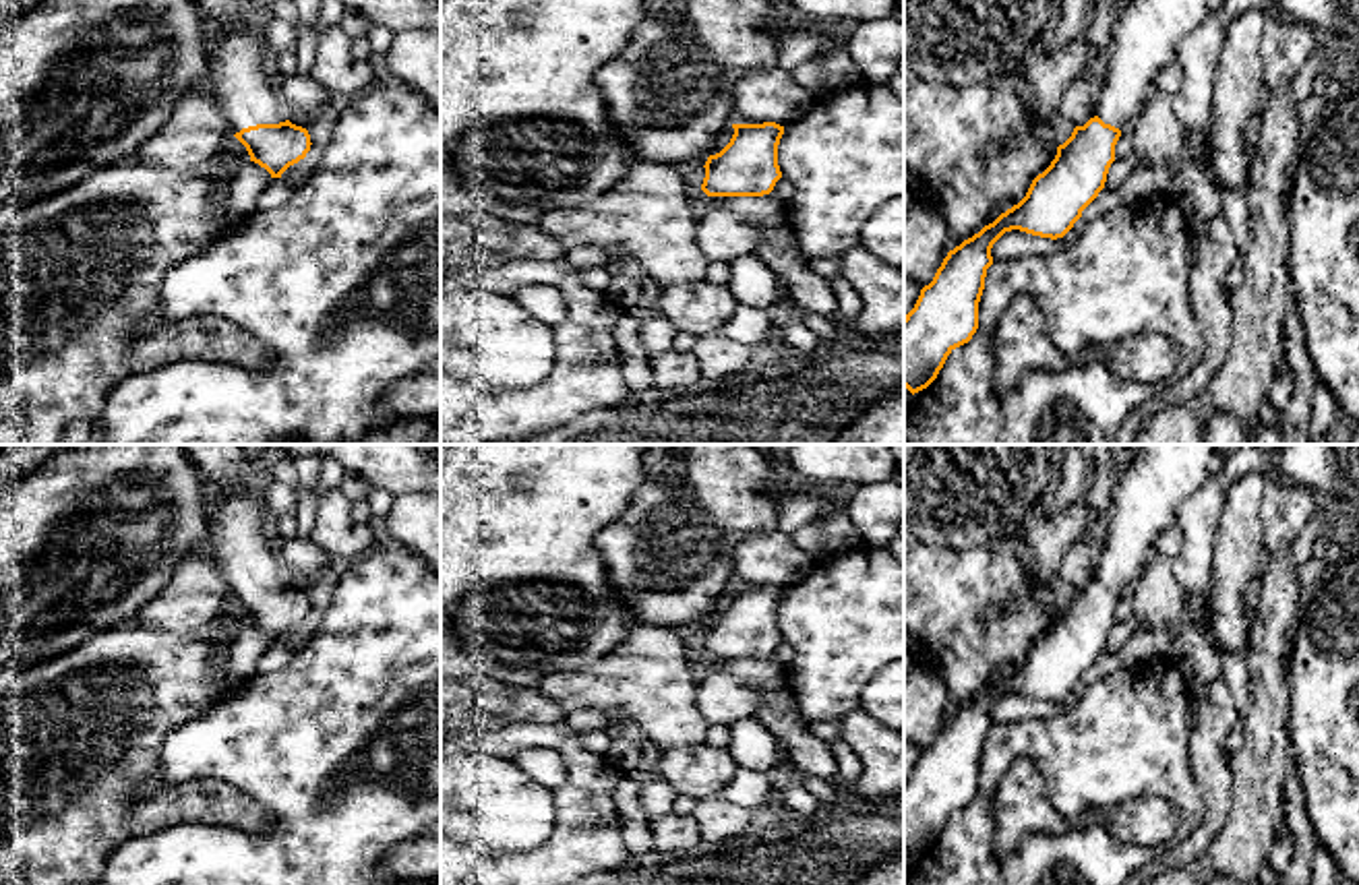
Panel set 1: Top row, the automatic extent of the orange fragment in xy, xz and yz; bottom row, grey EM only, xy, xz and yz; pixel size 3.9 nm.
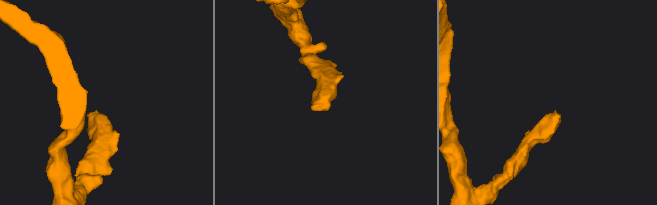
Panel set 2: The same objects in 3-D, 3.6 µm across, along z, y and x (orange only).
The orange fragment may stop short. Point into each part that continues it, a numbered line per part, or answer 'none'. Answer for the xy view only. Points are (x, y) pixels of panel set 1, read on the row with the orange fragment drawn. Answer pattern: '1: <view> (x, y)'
1: xy (240, 77)

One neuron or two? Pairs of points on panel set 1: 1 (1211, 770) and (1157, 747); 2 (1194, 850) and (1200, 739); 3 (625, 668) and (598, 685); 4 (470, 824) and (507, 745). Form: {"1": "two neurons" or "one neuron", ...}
{"1": "two neurons", "2": "one neuron", "3": "one neuron", "4": "two neurons"}

